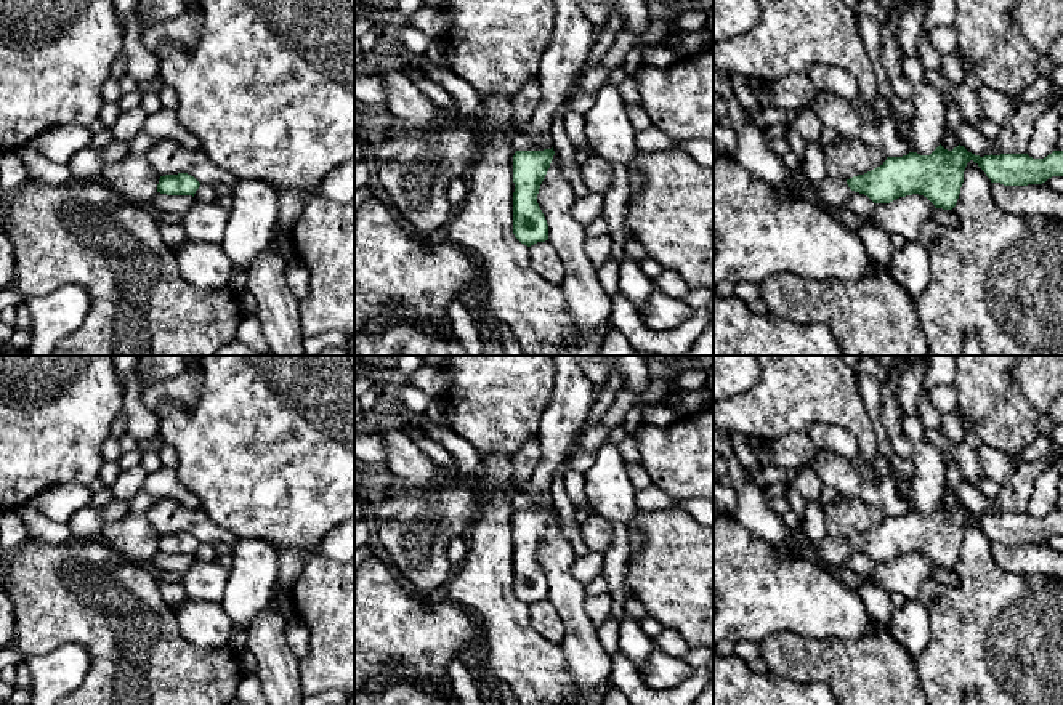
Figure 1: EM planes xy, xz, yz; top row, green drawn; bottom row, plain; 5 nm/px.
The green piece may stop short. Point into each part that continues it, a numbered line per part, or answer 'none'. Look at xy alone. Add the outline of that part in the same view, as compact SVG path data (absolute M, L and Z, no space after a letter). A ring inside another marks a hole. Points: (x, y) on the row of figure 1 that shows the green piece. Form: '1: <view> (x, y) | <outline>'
none

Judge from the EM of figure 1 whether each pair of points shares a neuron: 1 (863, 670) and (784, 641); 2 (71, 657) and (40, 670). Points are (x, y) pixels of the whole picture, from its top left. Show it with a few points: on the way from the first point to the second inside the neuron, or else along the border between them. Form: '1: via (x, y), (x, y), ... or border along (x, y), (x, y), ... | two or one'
1: via (844, 665), (832, 660), (804, 659) | one
2: via (63, 665), (58, 670), (48, 670) | one

